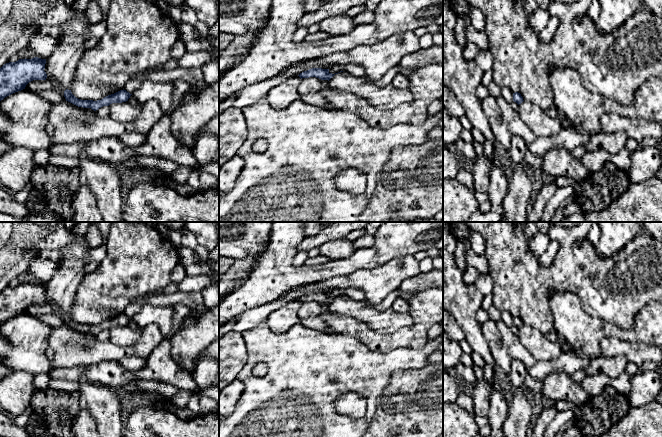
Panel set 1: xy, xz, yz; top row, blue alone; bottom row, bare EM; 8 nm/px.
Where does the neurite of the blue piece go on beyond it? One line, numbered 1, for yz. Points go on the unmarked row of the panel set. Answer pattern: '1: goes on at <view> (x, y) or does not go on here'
1: does not go on here

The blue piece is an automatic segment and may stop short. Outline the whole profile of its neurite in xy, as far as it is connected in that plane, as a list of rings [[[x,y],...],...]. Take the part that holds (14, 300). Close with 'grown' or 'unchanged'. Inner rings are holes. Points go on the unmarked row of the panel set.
[[[38,281],[4,288],[0,292],[0,325],[25,313],[33,304],[46,304],[45,288],[46,283]]]; unchanged

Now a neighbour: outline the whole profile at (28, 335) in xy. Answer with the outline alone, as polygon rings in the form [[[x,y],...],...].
[[[28,313],[5,321],[0,335],[10,341],[11,350],[2,362],[13,372],[49,373],[53,369],[47,355],[51,330],[52,326]]]

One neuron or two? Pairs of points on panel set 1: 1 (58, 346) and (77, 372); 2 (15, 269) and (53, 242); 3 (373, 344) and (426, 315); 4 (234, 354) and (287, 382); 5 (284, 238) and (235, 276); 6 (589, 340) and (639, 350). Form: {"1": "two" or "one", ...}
{"1": "two", "2": "one", "3": "one", "4": "two", "5": "two", "6": "two"}

